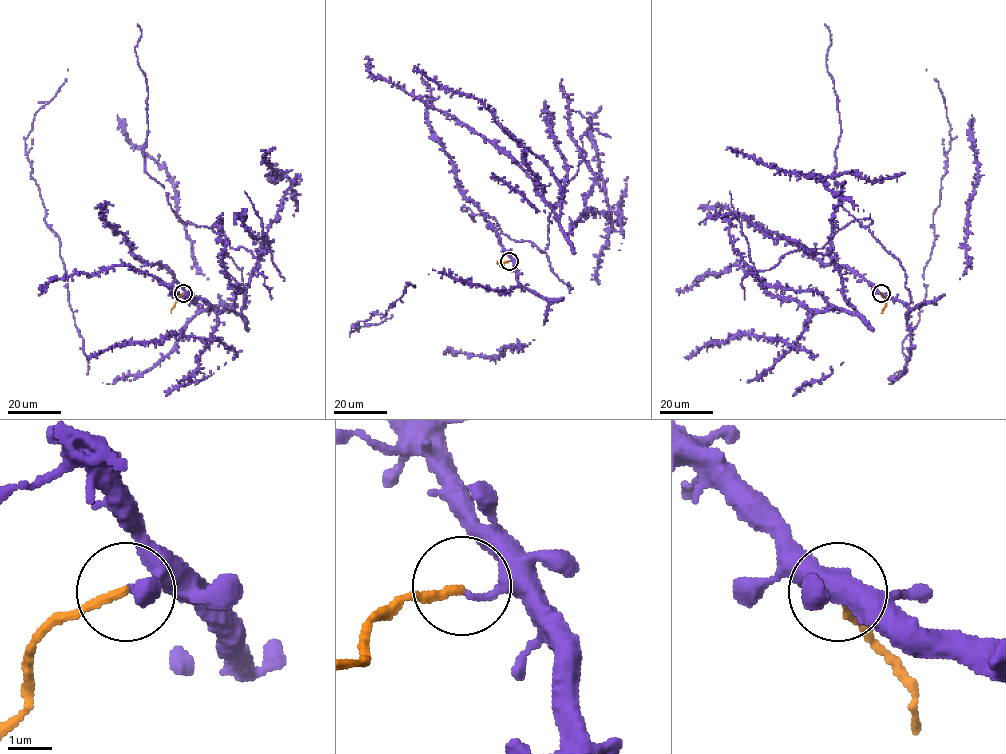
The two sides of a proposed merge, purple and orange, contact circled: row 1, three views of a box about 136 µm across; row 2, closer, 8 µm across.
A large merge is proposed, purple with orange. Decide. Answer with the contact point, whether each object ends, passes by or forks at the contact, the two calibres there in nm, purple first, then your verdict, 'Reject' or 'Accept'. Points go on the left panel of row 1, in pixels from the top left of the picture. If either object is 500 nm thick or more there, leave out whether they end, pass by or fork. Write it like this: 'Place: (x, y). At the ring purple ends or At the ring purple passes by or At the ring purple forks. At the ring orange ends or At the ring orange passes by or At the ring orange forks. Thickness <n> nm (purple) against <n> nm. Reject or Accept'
Place: (183, 293). At the ring purple ends. At the ring orange ends. Thickness 140 nm (purple) against 200 nm. Reject

